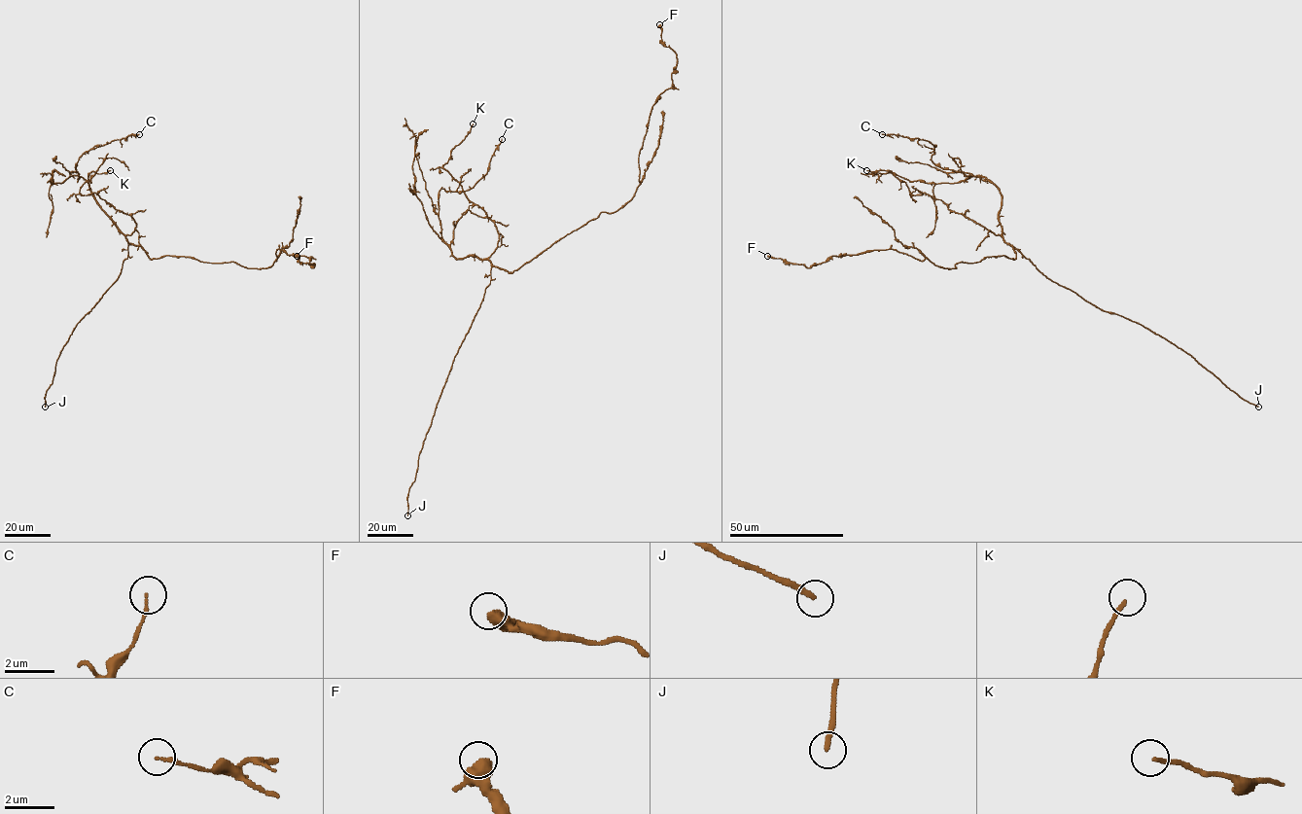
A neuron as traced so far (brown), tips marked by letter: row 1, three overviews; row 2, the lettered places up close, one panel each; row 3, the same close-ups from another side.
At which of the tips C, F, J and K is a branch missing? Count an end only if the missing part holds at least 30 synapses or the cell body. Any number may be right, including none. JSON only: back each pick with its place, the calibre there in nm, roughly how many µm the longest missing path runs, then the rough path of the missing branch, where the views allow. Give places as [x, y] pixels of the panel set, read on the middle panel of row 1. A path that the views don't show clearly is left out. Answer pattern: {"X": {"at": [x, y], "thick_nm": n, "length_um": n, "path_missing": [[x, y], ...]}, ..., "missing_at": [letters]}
{"J": {"at": [407, 515], "thick_nm": 220, "length_um": 40}, "missing_at": ["J"]}

